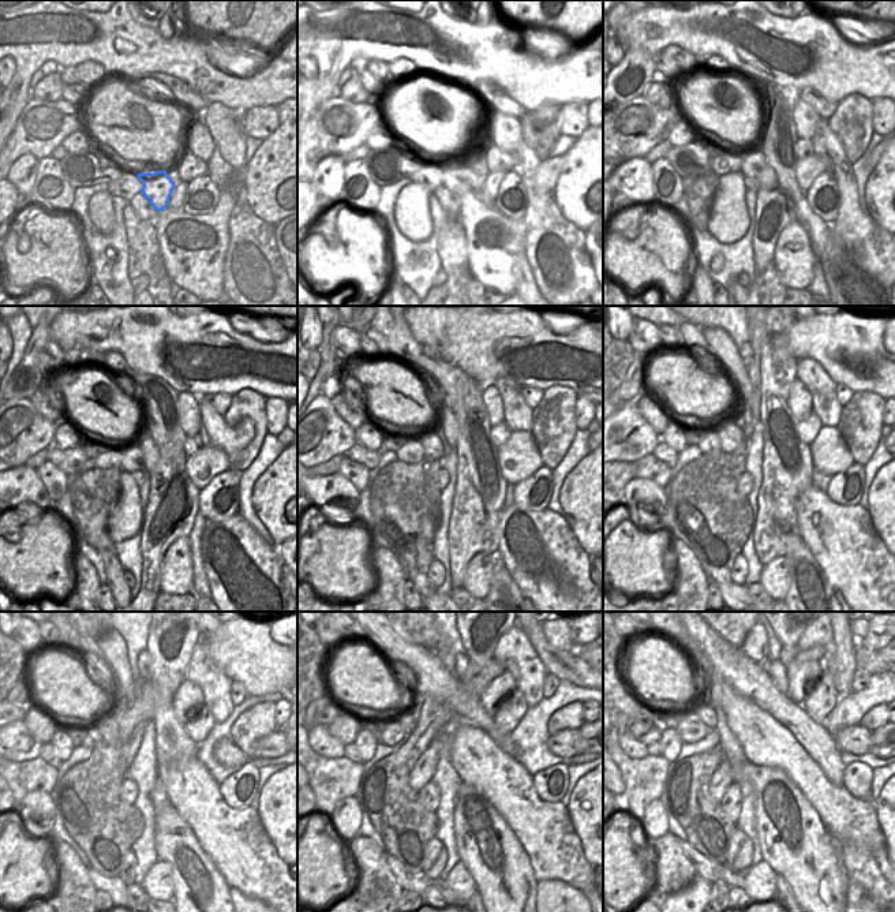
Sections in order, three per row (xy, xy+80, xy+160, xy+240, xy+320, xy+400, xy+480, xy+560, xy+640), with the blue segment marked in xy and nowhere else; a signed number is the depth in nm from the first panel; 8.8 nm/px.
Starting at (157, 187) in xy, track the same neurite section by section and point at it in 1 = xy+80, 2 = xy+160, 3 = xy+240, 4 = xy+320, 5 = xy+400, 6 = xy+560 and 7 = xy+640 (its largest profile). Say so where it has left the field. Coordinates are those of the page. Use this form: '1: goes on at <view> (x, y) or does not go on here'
1: goes on at xy+80 (455, 176)
2: goes on at xy+160 (752, 161)
3: goes on at xy+240 (133, 460)
4: goes on at xy+320 (433, 447)
5: goes on at xy+400 (730, 434)
6: goes on at xy+560 (403, 716)
7: goes on at xy+640 (706, 711)

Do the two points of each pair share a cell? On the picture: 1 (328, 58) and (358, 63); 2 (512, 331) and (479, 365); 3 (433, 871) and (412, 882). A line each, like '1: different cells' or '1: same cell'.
1: different cells
2: same cell
3: different cells

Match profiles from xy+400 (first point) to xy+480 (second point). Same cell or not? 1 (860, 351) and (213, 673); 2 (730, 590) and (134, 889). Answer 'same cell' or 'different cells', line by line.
1: different cells
2: different cells

